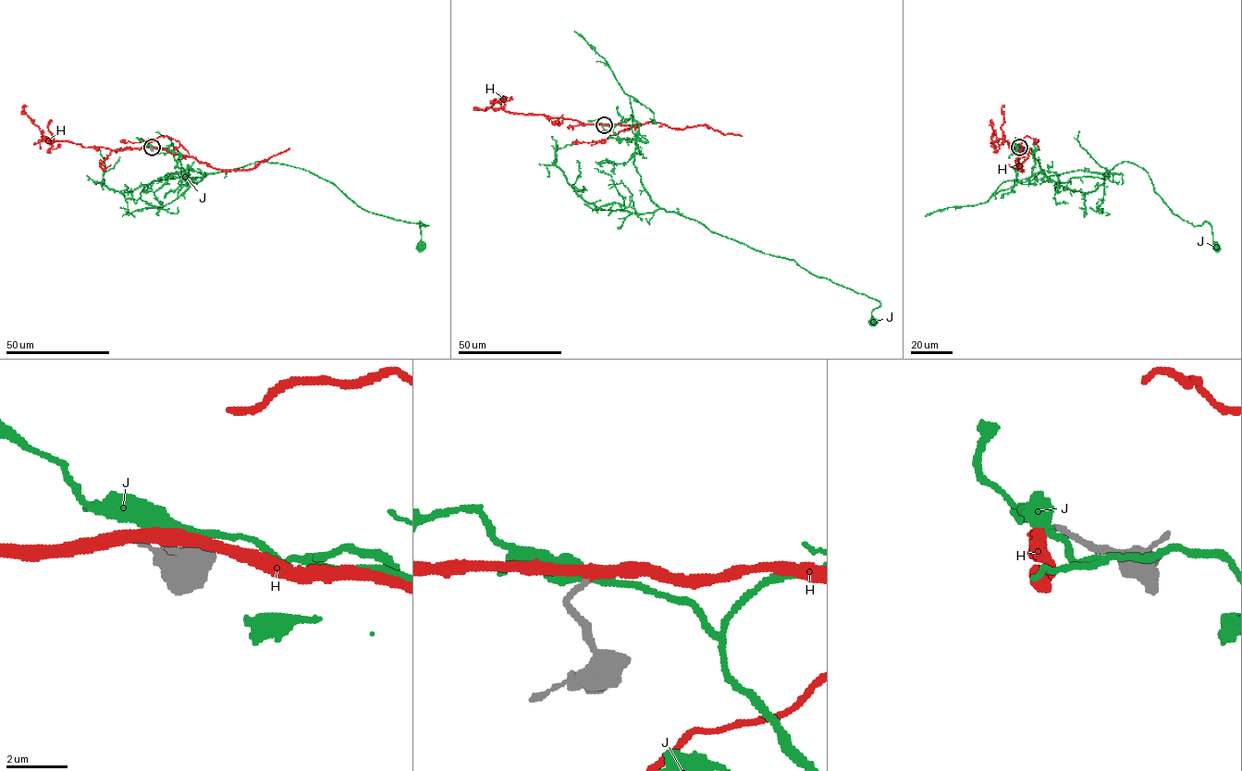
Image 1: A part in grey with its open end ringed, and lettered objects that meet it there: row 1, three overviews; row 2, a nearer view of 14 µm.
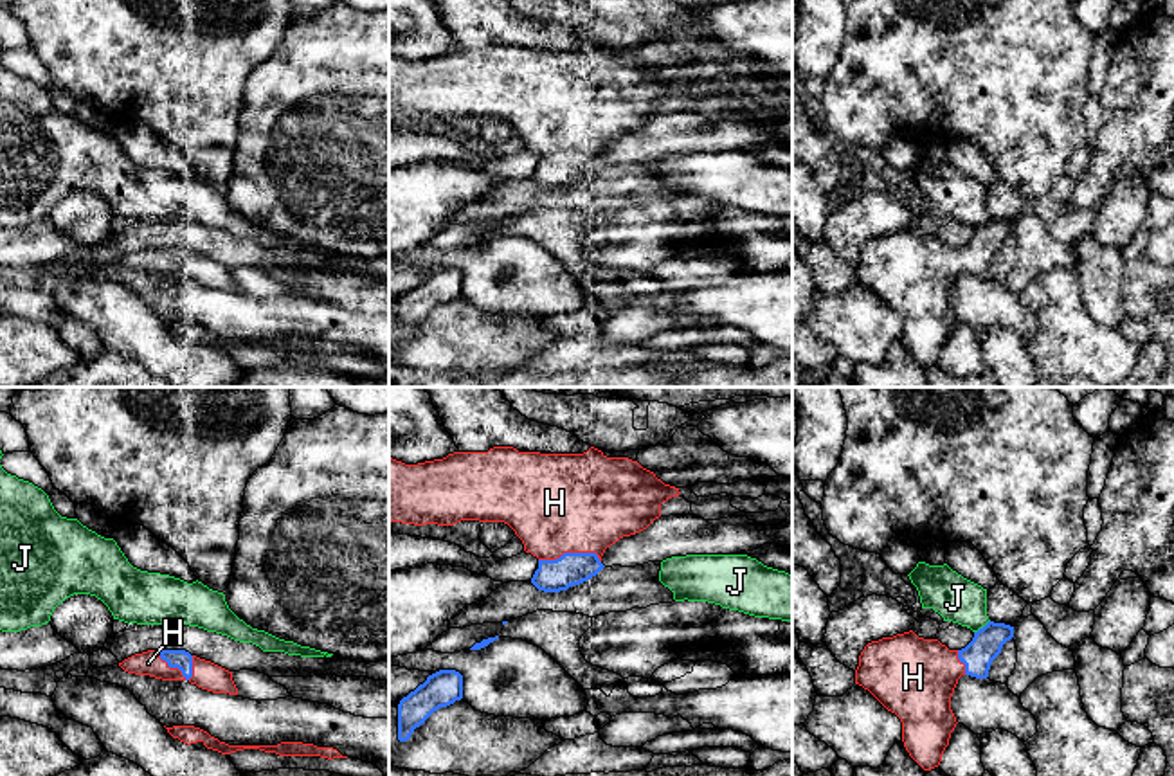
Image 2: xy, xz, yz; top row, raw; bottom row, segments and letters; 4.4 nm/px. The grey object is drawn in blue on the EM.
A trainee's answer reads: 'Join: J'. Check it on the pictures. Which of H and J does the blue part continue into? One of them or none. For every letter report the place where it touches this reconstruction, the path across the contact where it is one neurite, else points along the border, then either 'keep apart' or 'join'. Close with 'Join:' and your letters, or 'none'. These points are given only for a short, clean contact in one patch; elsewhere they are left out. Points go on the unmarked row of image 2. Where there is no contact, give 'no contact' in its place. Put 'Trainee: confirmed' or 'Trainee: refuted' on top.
Trainee: refuted
H: xz (569, 150) | join
J: yz (984, 224) | along yz (989, 216), (975, 229) | keep apart
Join: H

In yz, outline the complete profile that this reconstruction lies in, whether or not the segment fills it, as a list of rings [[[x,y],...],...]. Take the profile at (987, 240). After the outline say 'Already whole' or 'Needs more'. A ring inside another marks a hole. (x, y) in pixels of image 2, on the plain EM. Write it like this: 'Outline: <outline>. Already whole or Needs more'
Outline: [[[989,218],[974,229],[972,238],[962,247],[949,247],[938,236],[918,234],[913,227],[882,234],[864,243],[855,266],[855,281],[868,286],[888,308],[902,319],[902,338],[909,353],[924,365],[940,362],[956,324],[951,293],[962,272],[987,275],[992,257],[1014,234],[1014,223]]]. Needs more

